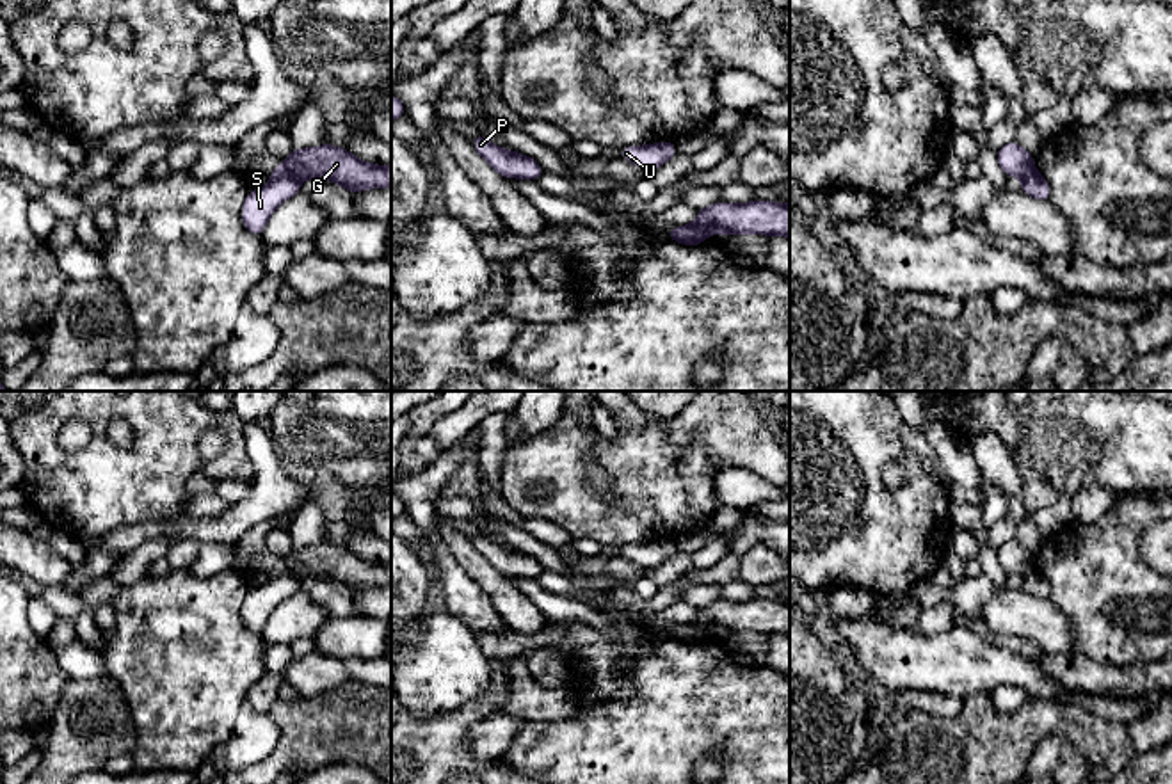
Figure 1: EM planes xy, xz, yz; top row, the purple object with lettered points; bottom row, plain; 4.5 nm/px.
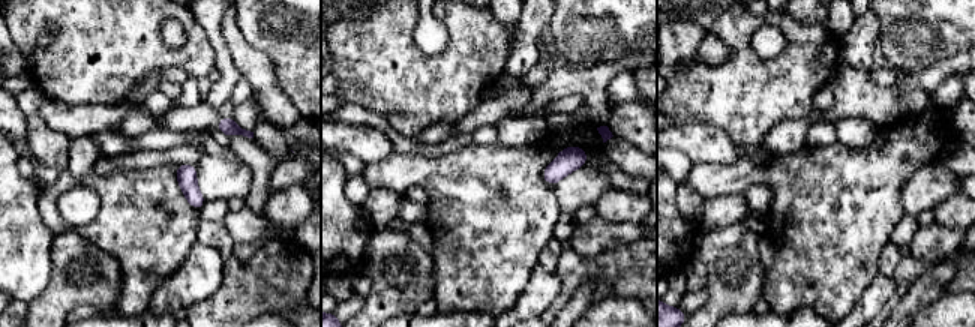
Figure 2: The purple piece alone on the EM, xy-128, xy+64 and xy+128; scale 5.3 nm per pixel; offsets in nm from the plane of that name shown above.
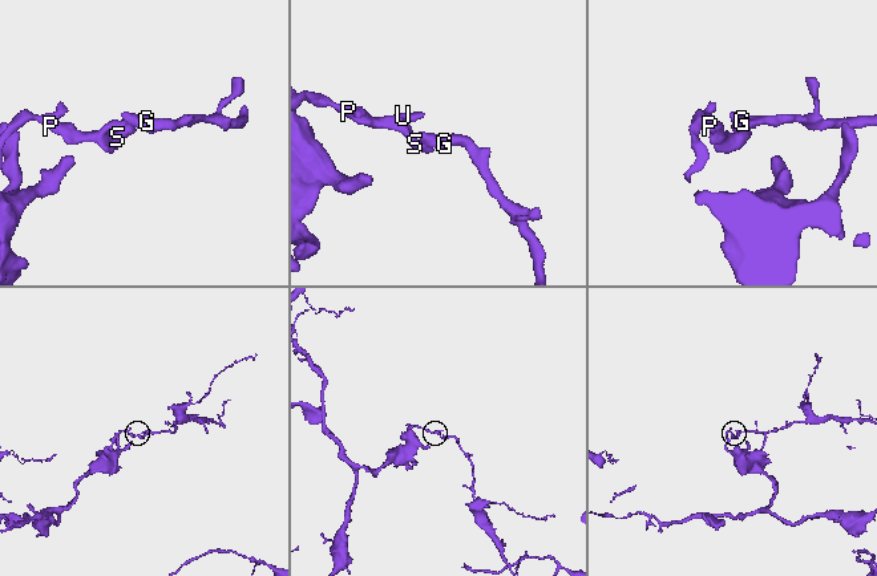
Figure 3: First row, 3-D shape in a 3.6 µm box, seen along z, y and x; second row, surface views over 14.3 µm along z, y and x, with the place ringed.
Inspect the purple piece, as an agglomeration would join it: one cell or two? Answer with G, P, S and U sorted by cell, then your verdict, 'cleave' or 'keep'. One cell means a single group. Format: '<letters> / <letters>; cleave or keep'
G / P S U; cleave

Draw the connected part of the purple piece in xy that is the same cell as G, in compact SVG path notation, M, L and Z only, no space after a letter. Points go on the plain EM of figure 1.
M325 540L318 546L293 548L279 565L304 576L324 576L345 585L350 592L365 587L391 585L391 562L366 562L350 549Z

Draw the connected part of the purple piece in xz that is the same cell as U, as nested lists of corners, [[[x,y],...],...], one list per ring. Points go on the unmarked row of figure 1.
[[[654,540],[651,544],[626,544],[619,548],[622,558],[638,564],[646,571],[663,564],[676,549],[676,540]]]

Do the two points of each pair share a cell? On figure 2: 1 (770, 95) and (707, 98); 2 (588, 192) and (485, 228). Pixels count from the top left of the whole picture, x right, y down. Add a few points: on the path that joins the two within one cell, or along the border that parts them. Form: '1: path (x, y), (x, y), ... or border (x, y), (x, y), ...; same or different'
1: path (755, 95), (722, 95); same
2: border (554, 185), (554, 194), (561, 212); different

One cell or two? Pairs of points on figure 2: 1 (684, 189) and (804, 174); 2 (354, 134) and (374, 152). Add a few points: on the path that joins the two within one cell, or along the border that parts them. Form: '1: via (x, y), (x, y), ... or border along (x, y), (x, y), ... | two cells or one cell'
1: border along (684, 180), (704, 200) | two cells
2: via (359, 138), (369, 147) | one cell

